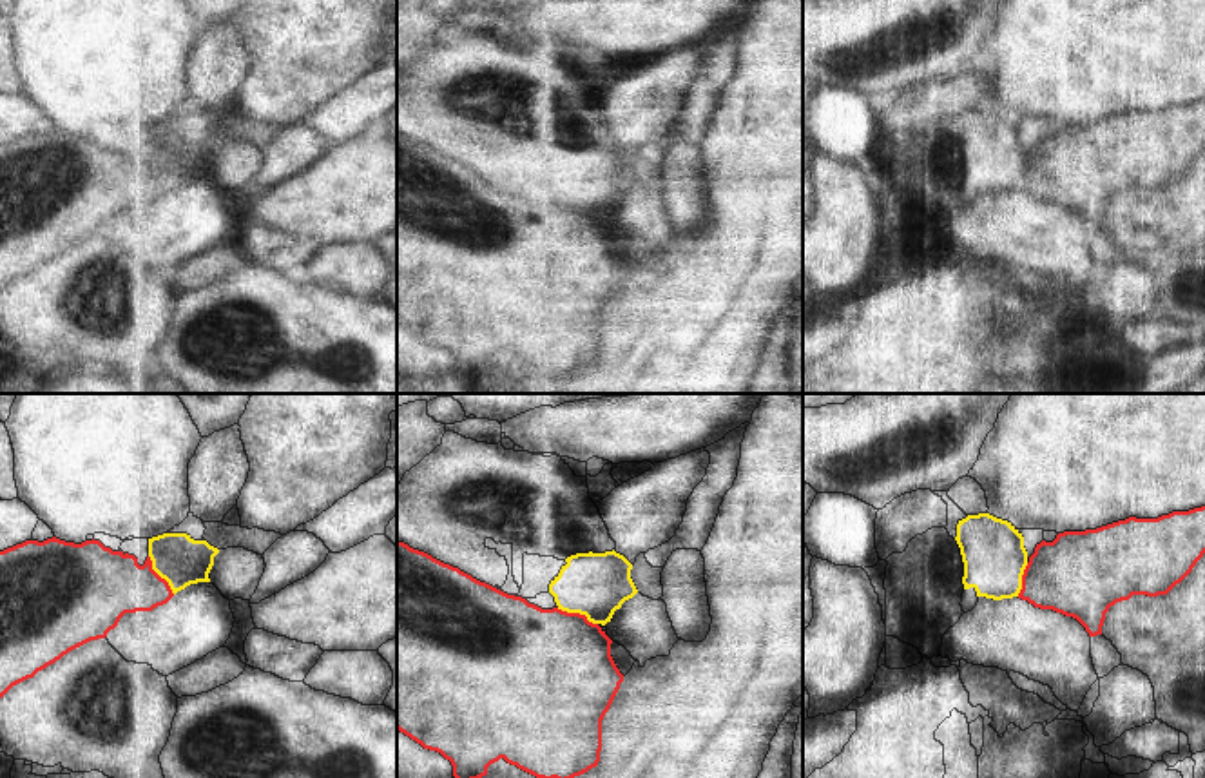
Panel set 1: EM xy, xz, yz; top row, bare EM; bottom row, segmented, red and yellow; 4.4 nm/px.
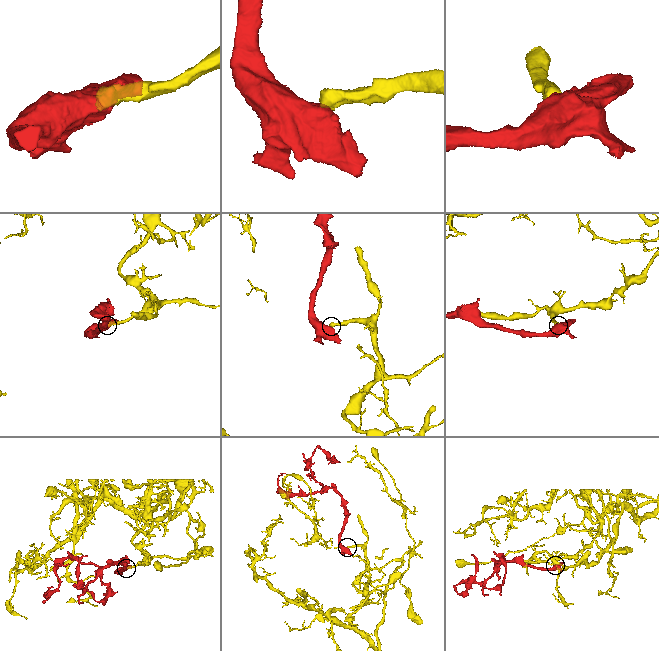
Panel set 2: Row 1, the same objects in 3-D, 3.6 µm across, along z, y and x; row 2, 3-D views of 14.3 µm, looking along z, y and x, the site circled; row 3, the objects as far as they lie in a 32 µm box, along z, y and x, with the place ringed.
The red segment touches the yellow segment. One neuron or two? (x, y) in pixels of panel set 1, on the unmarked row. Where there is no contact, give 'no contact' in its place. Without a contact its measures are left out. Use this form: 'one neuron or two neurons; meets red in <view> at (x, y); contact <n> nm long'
two neurons; meets red in xz at (577, 207); contact 200 nm long

